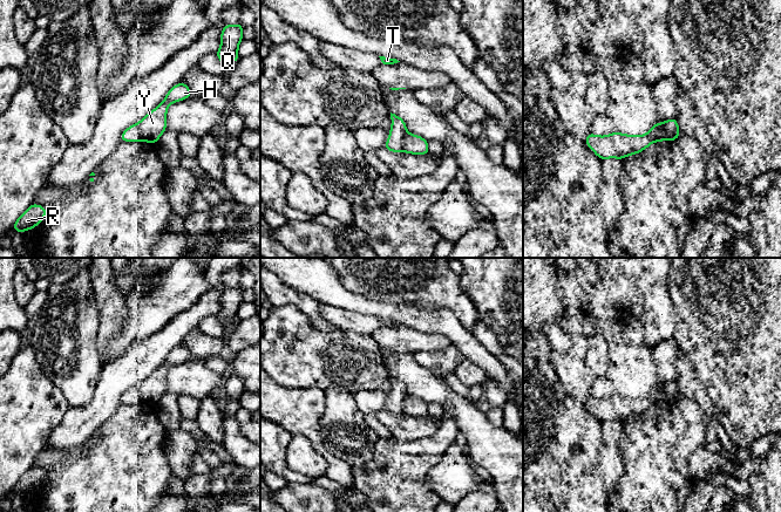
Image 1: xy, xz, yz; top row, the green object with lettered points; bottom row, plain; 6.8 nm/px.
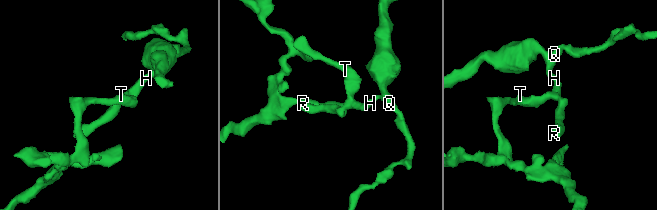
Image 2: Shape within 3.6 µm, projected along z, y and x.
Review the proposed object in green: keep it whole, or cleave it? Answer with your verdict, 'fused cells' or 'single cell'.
fused cells

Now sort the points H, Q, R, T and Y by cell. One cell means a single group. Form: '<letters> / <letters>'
H Q Y / R T

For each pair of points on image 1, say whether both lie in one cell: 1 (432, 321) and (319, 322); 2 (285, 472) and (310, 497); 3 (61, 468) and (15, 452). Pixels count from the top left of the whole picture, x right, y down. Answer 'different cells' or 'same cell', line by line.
1: different cells
2: different cells
3: different cells

